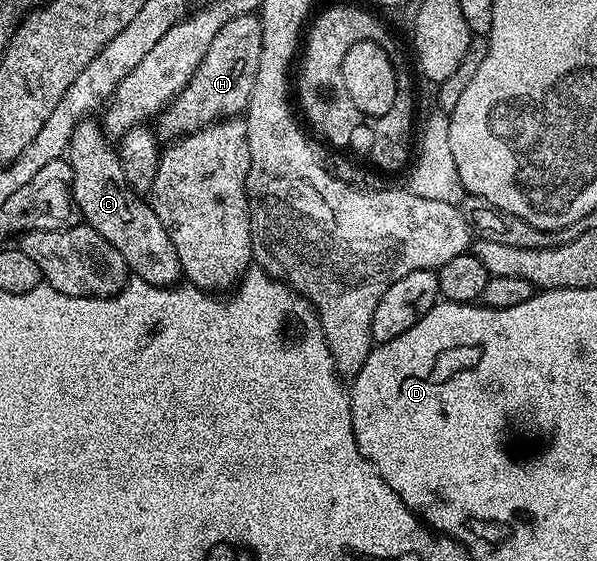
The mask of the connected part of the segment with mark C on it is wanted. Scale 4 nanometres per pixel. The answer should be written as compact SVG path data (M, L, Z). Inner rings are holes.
M83 118L76 130L72 130L68 159L74 175L77 211L96 234L120 250L124 262L137 279L161 288L177 285L183 274L180 258L176 258L176 246L172 246L172 238L168 238L168 230L164 230L164 222L160 222L153 207L128 186L117 151L106 143L108 137L103 125L99 121L97 124L94 118Z

